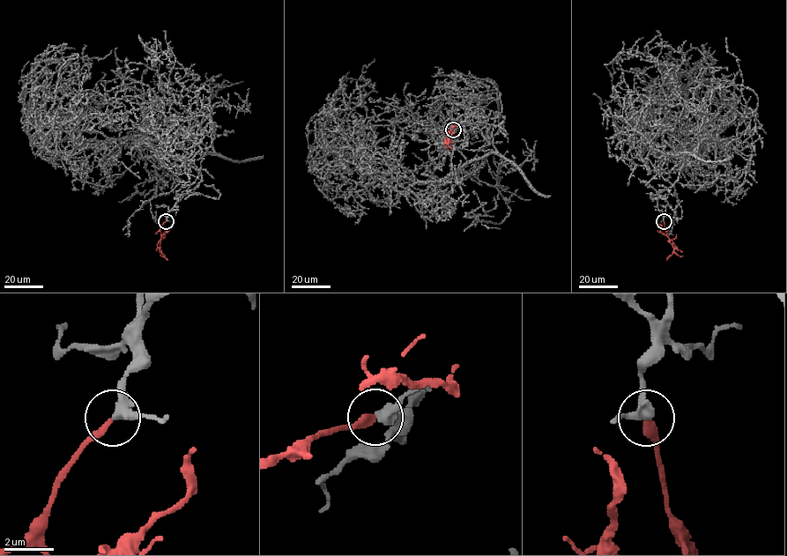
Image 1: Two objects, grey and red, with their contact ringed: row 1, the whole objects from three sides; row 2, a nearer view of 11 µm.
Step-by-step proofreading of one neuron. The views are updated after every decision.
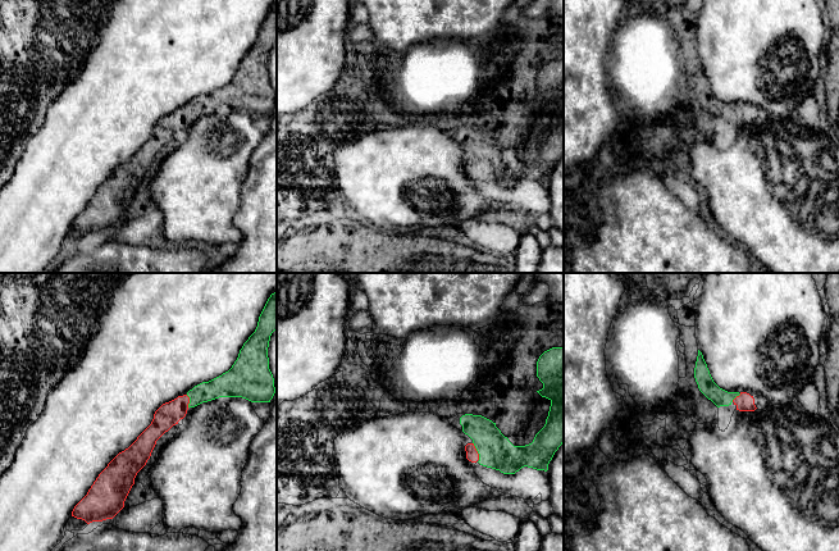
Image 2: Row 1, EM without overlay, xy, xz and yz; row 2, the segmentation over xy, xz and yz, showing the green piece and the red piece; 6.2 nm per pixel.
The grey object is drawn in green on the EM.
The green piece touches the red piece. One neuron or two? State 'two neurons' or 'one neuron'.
one neuron

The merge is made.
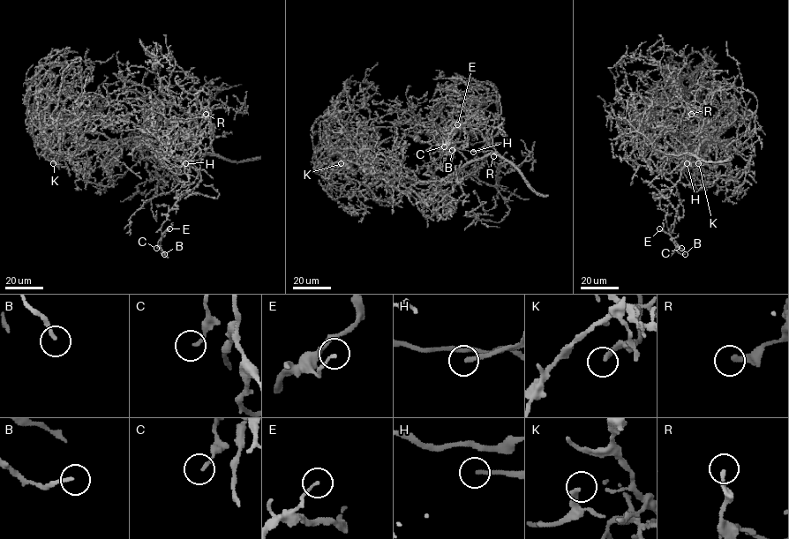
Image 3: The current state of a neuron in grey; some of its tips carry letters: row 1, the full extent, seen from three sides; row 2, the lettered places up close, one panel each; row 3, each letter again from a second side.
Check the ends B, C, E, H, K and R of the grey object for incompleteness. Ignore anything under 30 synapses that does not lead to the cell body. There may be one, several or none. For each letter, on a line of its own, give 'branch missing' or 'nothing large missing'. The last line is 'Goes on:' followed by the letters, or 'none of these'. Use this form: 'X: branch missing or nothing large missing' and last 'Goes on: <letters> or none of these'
B: nothing large missing
C: nothing large missing
E: nothing large missing
H: branch missing
K: branch missing
R: branch missing
Goes on: H, K, R

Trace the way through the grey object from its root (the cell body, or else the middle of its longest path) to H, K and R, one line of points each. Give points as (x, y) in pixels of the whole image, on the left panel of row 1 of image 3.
H: (162, 140), (170, 141), (188, 153), (204, 154), (190, 163), (185, 163)
K: (162, 140), (129, 137), (110, 147), (46, 151), (53, 163)
R: (162, 140), (170, 141), (188, 153), (216, 154), (210, 138), (214, 131), (210, 118), (212, 109), (206, 114)

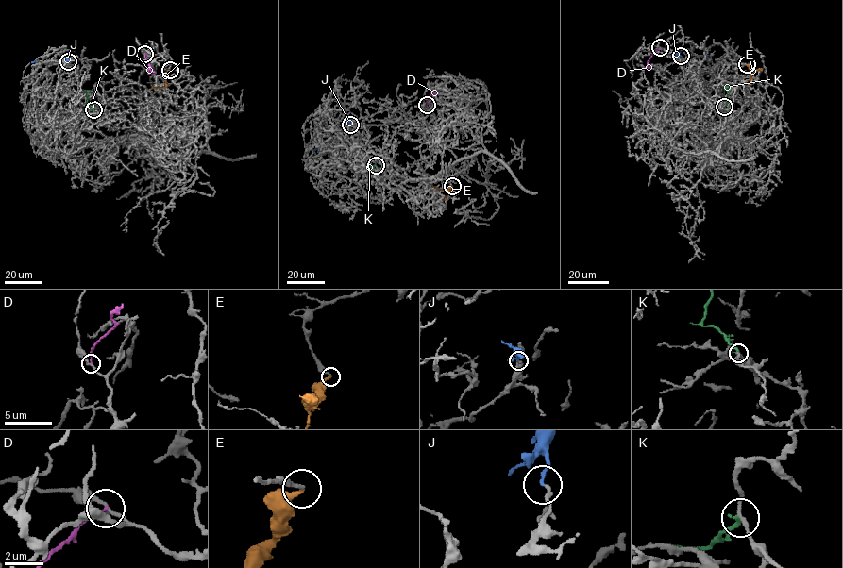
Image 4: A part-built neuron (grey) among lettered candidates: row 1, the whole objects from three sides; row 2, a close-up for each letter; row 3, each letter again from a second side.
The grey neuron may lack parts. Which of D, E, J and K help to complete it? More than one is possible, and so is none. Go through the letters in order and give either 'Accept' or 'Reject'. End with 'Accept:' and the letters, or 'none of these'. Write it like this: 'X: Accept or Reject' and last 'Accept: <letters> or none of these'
D: Reject
E: Reject
J: Reject
K: Reject
Accept: none of these

